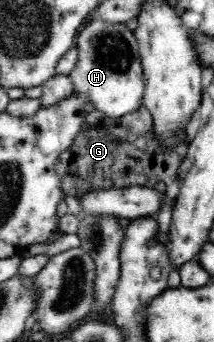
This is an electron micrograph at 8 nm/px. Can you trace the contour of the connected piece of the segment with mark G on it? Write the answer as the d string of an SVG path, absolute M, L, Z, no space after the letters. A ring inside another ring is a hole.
M143 104L137 111L118 118L93 110L85 118L72 146L59 154L56 170L60 177L61 190L65 195L75 195L79 198L95 189L141 186L176 197L180 190L179 166L185 159L184 151L190 139L185 127L185 133L177 137L177 145L166 149L166 145L154 131L152 113Z

